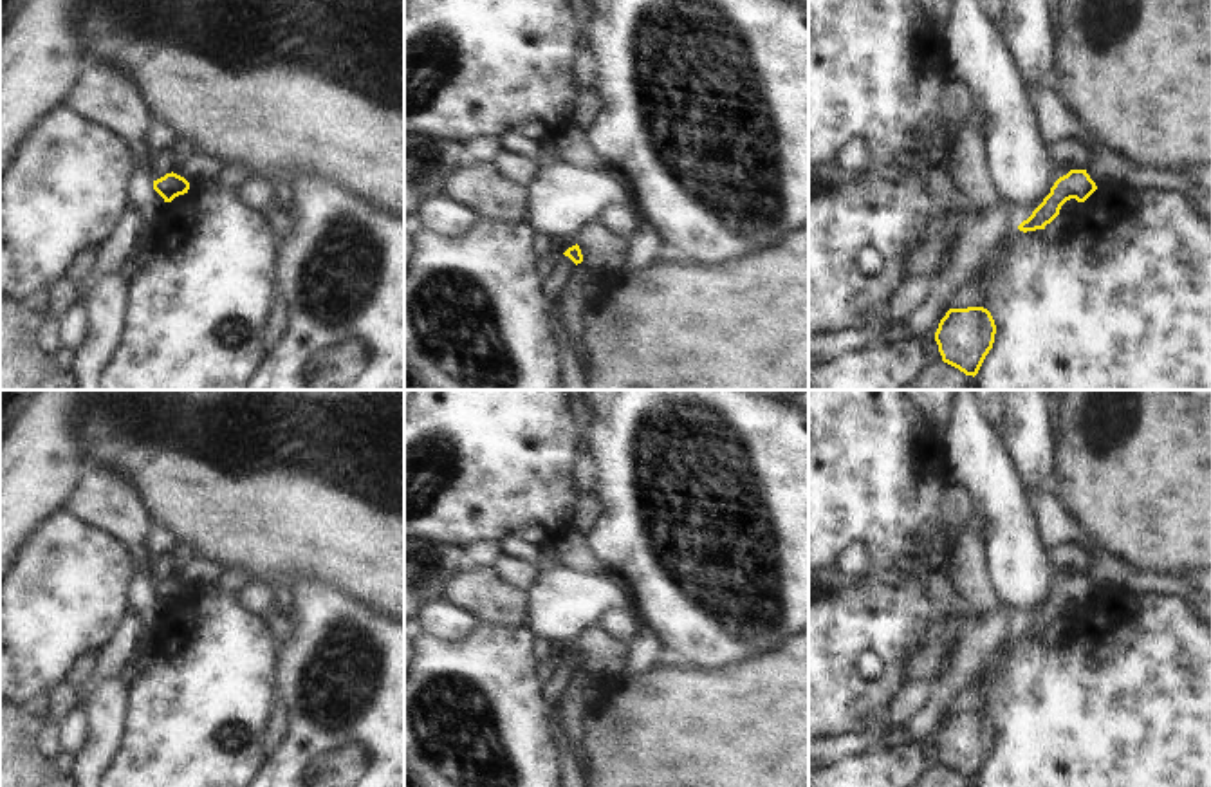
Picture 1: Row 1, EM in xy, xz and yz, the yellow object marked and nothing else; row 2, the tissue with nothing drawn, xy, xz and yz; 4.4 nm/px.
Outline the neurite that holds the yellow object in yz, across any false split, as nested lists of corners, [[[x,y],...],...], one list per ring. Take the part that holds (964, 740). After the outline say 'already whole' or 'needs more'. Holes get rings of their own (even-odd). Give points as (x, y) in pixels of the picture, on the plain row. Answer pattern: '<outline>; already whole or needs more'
[[[949,713],[938,727],[935,745],[944,767],[975,782],[993,753],[994,738],[996,729],[987,713]]]; already whole

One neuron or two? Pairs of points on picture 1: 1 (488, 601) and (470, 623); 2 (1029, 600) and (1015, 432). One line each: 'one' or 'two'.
1: two
2: two

